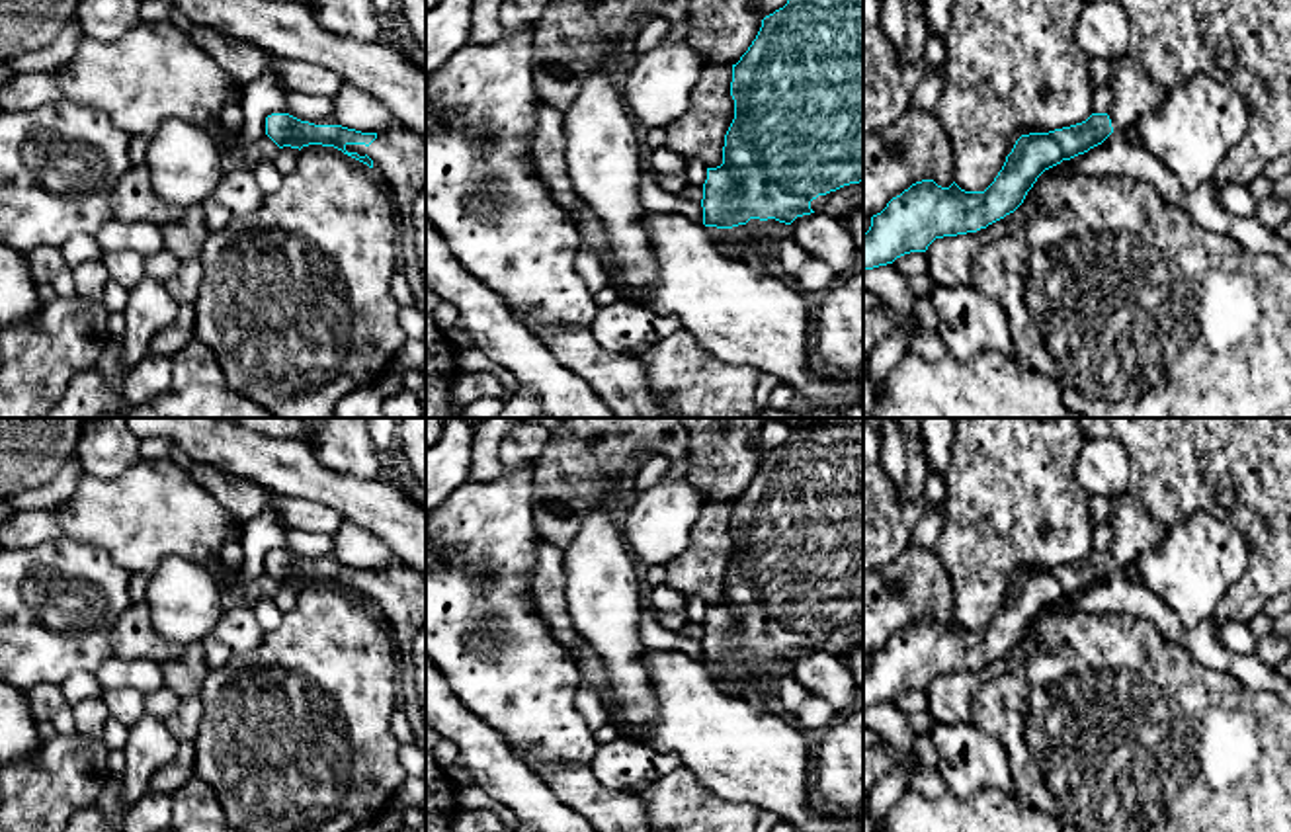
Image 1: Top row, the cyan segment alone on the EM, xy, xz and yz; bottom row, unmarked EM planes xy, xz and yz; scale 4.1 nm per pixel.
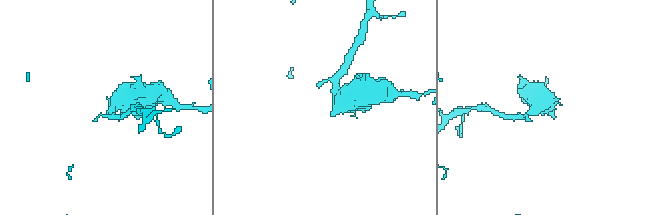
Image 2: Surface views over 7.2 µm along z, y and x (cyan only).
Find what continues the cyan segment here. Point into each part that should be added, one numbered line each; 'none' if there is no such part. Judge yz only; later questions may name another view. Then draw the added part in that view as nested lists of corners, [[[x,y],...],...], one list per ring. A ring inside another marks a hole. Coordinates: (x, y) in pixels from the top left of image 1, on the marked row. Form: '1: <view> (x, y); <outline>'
1: yz (1135, 94); [[[1129,55],[1111,61],[1107,86],[1113,94],[1113,107],[1107,115],[1113,131],[1123,135],[1129,135],[1143,115],[1156,111],[1168,96],[1168,90]]]

